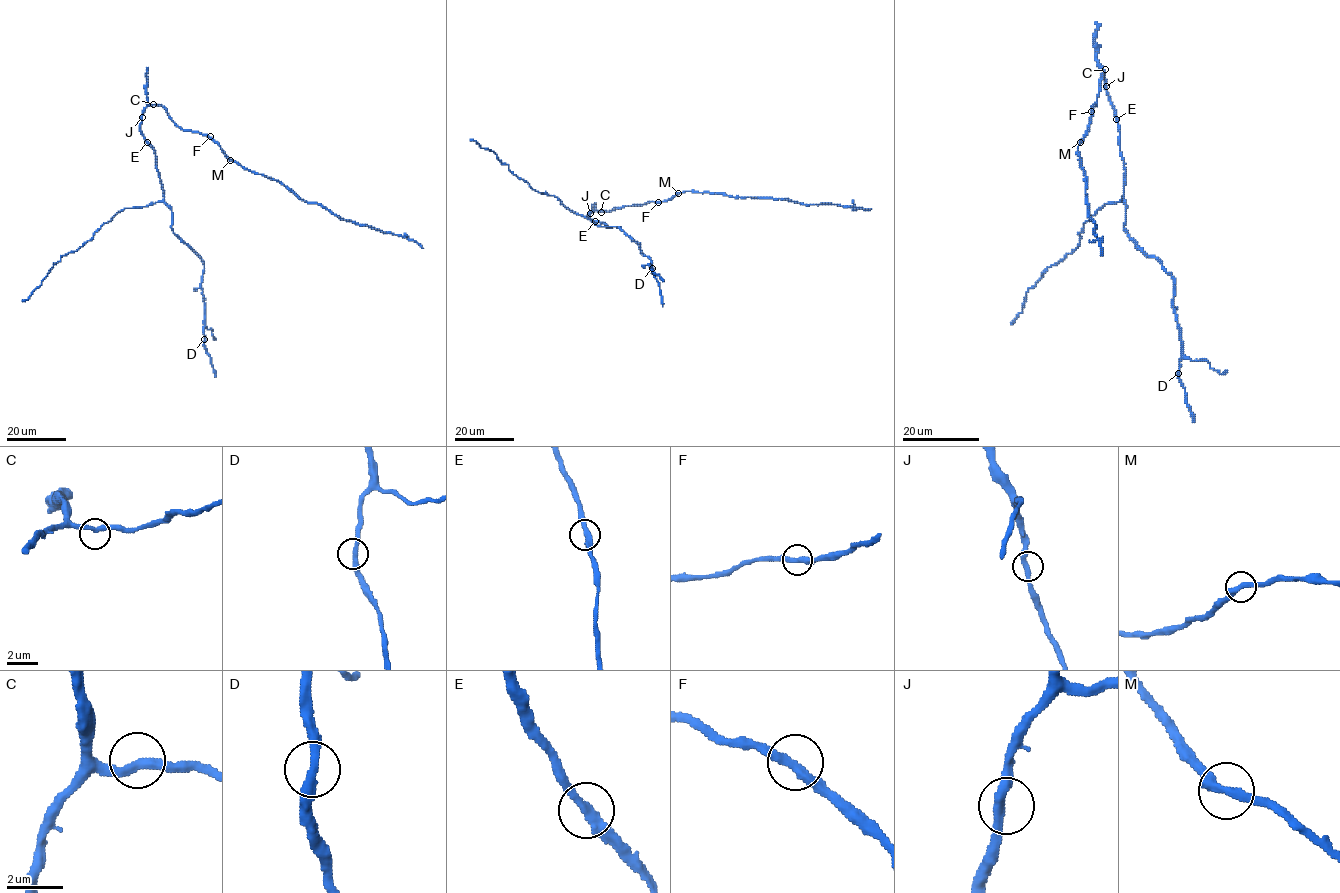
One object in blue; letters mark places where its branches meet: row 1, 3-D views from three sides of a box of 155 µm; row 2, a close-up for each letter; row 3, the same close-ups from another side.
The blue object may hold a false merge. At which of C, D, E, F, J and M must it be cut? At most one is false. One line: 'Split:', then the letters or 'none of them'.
Split: none of them

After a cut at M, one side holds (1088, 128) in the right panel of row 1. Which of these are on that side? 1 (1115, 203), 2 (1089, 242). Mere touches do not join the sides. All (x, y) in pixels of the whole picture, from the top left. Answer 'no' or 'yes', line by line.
1: yes
2: no

